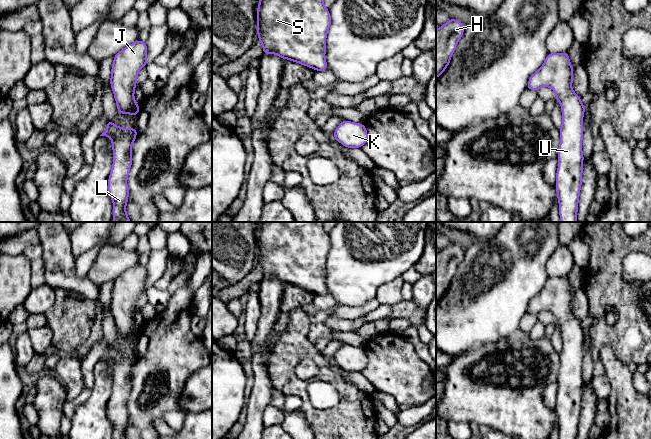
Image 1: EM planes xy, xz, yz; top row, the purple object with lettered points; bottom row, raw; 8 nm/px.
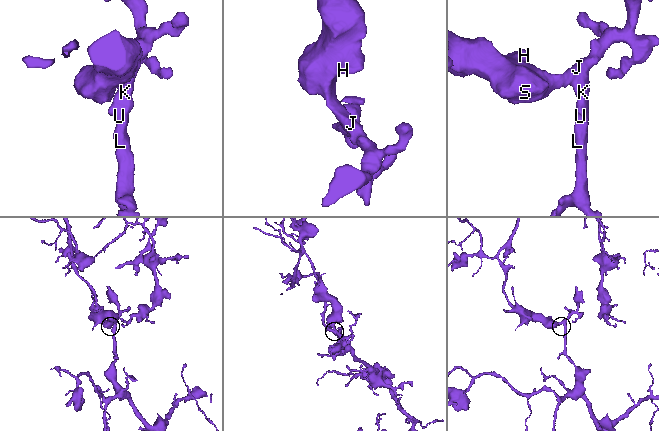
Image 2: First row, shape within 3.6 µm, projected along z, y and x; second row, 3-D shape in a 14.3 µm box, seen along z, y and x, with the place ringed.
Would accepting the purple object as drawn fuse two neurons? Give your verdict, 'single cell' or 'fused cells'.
single cell

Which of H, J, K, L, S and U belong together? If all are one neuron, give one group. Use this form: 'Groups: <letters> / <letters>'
Groups: H J K L S U

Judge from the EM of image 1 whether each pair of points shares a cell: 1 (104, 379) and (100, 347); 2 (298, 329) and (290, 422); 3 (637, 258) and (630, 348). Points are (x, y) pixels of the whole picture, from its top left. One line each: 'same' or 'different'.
1: different
2: different
3: different

